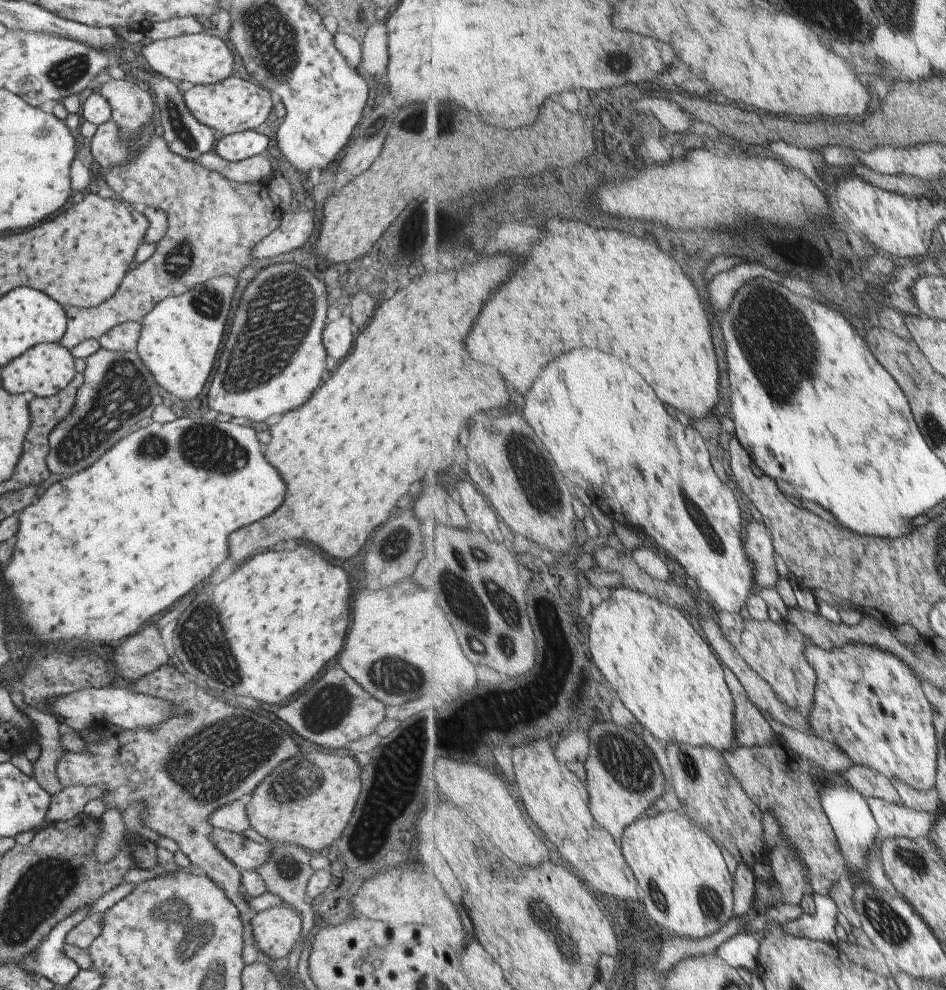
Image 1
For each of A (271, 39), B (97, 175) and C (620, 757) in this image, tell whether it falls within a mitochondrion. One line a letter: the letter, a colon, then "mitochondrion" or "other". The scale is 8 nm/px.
A: mitochondrion
B: other
C: mitochondrion

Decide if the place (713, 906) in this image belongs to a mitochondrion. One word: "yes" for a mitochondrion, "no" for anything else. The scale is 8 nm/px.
yes

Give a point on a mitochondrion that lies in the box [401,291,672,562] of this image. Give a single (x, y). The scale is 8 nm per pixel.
(526, 462)

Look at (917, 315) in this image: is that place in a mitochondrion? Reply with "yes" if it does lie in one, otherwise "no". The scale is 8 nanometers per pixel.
no

